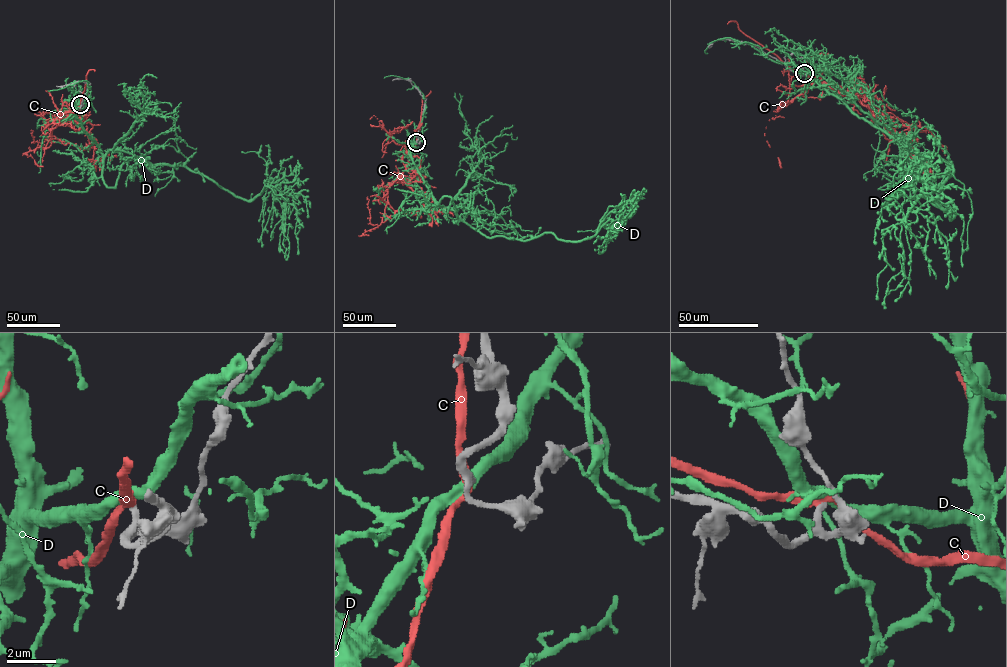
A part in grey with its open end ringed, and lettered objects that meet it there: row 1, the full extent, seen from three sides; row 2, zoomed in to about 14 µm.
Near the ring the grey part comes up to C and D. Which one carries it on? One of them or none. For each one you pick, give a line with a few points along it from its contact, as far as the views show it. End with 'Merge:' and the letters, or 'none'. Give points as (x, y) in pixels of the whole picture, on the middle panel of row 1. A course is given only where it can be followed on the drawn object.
Merge: none

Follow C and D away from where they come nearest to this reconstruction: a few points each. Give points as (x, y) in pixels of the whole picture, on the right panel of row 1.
C: (804, 73), (851, 99), (862, 94), (897, 132), (908, 157), (915, 152)
D: (804, 73), (901, 152), (952, 168), (950, 219), (920, 197), (896, 216), (904, 261), (884, 309)

